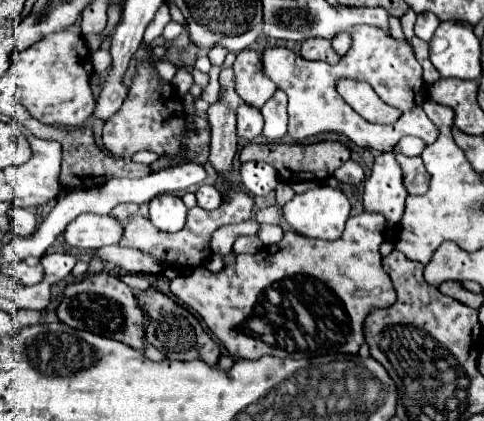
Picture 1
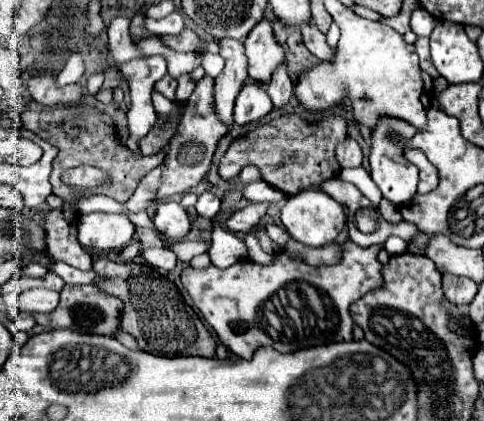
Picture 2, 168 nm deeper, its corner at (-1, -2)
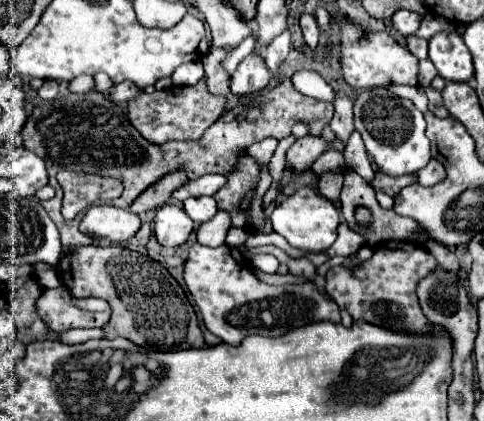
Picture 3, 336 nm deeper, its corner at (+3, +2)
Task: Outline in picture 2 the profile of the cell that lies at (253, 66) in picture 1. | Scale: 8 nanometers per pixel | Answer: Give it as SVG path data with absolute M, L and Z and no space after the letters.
M263 19L245 39L245 49L249 57L249 77L253 81L267 83L271 73L283 63L283 49L273 37L271 23Z

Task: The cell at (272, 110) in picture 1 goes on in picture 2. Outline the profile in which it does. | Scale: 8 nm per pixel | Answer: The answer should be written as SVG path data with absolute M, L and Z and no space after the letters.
M281 63L281 65L275 69L271 81L267 83L267 93L269 93L271 101L273 101L273 109L283 111L283 109L287 107L287 103L289 103L289 99L291 99L291 95L293 95L293 81L291 81L291 77L287 75L285 63Z

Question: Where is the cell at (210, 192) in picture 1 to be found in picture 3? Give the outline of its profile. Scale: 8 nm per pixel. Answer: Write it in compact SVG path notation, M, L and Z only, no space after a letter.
M191 197L187 201L183 201L183 209L187 211L187 215L199 225L209 221L215 213L217 213L217 205L213 197Z

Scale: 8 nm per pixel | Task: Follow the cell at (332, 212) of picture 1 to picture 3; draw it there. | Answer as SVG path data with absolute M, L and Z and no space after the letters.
M311 185L301 187L297 193L289 195L285 201L281 201L273 209L269 219L271 219L275 233L283 235L289 241L289 245L293 245L301 251L307 251L307 253L323 253L337 239L339 213L337 213L335 205L329 199L325 199L323 195L319 195L317 189L311 187Z

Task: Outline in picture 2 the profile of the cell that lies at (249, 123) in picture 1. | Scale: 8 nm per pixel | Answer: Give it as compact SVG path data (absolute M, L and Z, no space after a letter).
M249 79L243 85L243 89L235 101L233 119L237 125L247 125L247 123L263 119L271 109L273 109L273 105L271 105L265 85Z

